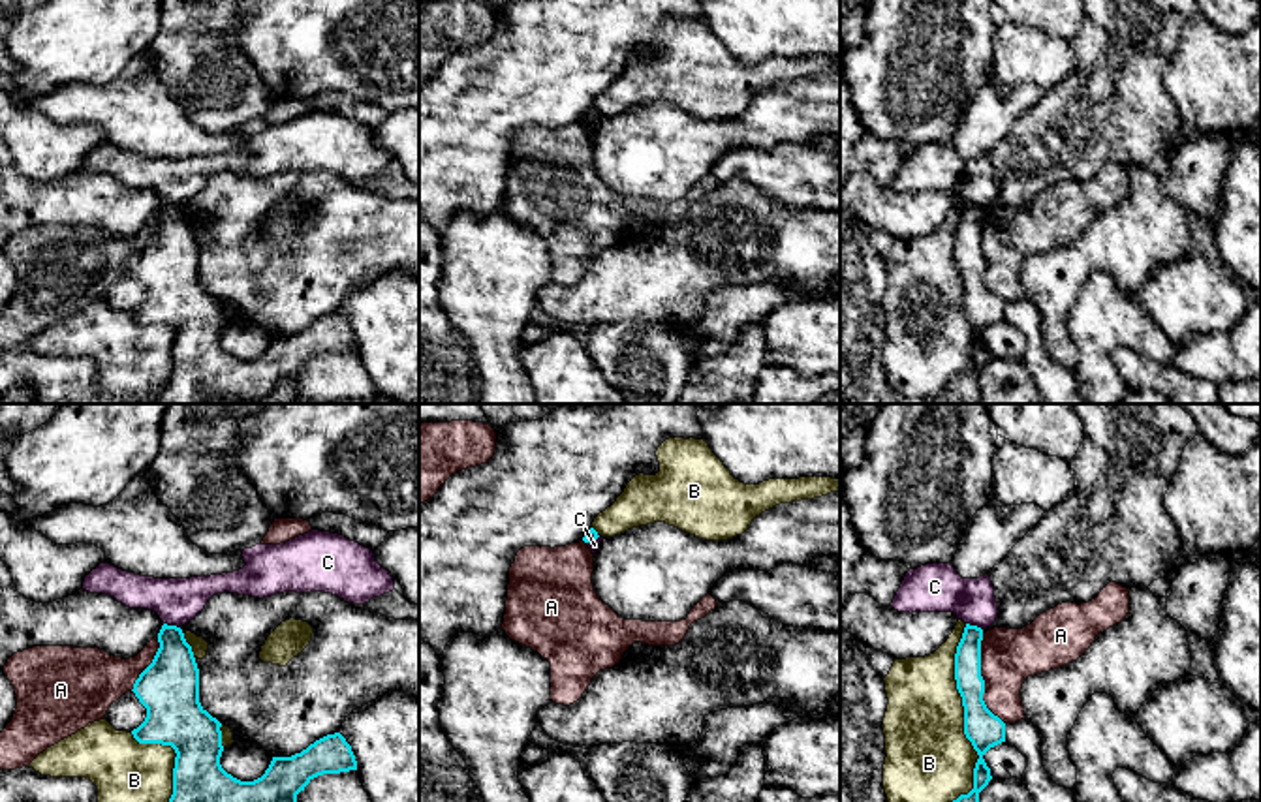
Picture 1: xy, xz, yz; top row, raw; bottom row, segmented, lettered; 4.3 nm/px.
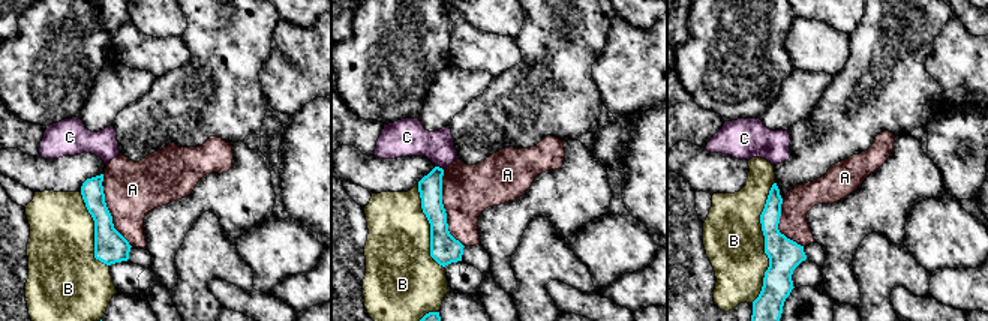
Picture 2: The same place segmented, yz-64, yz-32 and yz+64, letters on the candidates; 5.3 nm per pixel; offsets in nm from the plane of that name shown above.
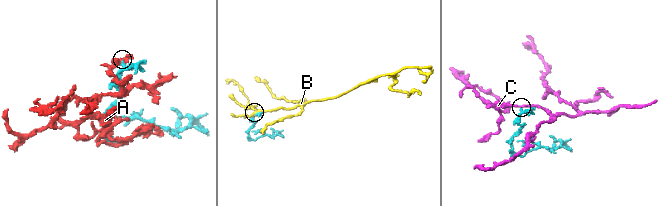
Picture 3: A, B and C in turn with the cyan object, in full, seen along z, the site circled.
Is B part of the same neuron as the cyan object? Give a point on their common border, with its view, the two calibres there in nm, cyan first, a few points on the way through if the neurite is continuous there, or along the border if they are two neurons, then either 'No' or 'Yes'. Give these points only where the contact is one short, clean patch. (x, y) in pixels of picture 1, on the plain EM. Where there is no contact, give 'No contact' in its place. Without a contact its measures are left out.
Touches cyan at yz (965, 305). Thickness 160 nm (cyan) against 380 nm. No

